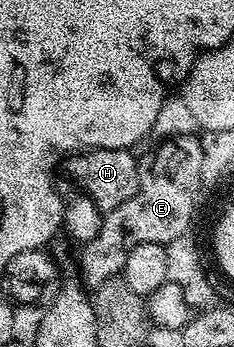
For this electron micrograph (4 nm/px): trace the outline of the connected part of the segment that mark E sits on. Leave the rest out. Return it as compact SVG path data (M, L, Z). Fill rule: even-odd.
M195 134L165 138L153 153L148 167L146 163L143 168L140 187L134 197L118 205L118 209L107 212L101 221L101 232L79 248L79 278L89 288L95 289L104 281L119 276L134 245L167 244L190 231L196 215L196 198L202 193L200 174L204 148L196 139Z

